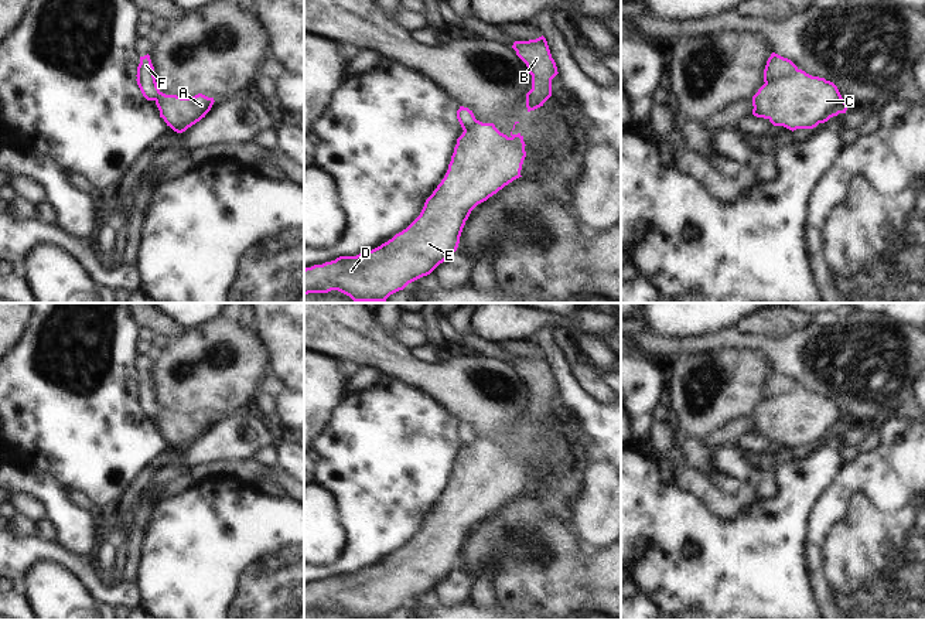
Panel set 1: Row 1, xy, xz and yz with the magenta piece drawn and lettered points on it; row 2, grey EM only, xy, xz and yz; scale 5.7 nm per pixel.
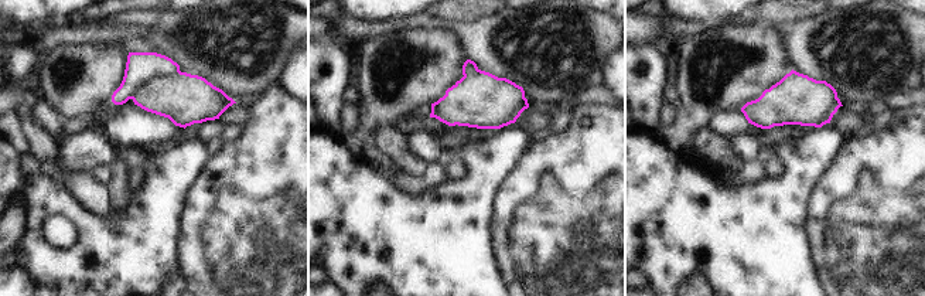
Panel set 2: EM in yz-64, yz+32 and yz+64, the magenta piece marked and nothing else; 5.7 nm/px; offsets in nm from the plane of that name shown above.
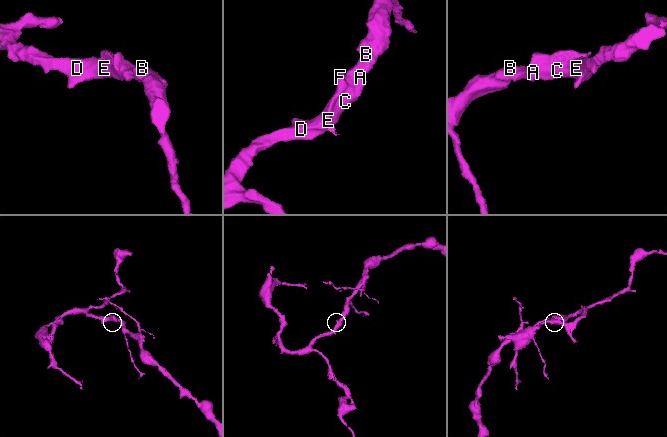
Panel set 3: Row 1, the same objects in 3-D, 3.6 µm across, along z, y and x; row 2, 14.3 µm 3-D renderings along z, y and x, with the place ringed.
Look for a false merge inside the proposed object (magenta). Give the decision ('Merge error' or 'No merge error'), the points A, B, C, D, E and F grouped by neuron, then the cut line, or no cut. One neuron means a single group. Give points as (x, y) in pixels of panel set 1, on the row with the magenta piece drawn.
Merge error. Groups: A B C D E / F. Split along yz (796, 68), (765, 84)

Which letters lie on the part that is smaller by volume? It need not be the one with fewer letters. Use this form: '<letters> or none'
F

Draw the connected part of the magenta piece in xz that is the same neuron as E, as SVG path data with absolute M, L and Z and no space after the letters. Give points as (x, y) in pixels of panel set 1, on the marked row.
M475 123L457 139L448 170L426 200L420 215L402 232L372 251L356 256L339 256L322 265L304 269L304 294L338 290L354 302L386 302L409 283L430 275L453 252L471 211L496 194L513 180L522 177L520 170L526 157L520 133L501 133L494 123Z

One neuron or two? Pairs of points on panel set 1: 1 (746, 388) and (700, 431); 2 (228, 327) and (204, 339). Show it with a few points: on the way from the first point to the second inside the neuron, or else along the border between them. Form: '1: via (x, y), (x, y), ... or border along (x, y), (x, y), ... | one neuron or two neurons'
1: via (734, 397), (712, 419) | one neuron
2: via (222, 333), (215, 339), (210, 339) | one neuron

